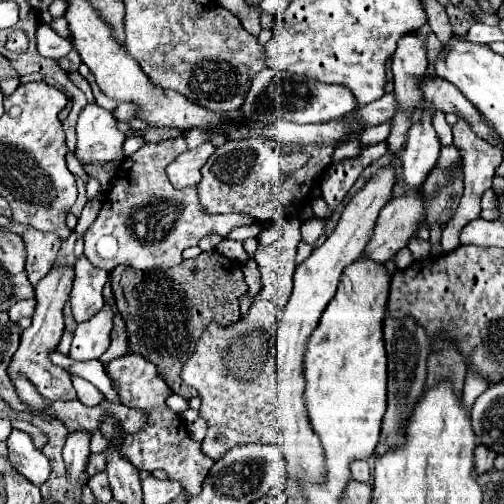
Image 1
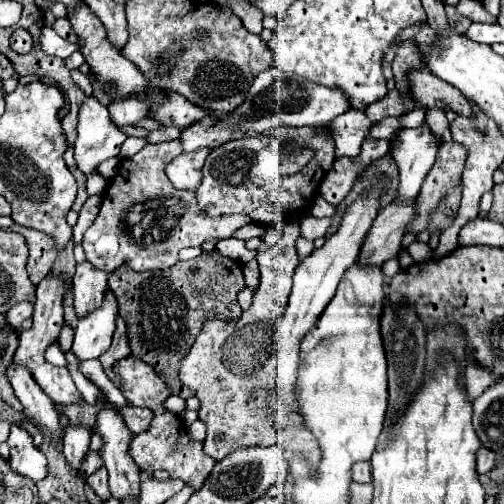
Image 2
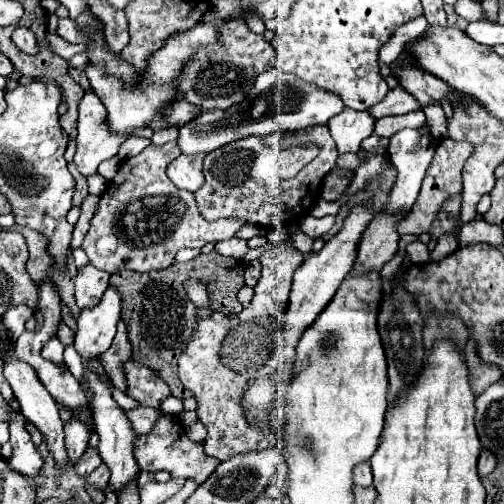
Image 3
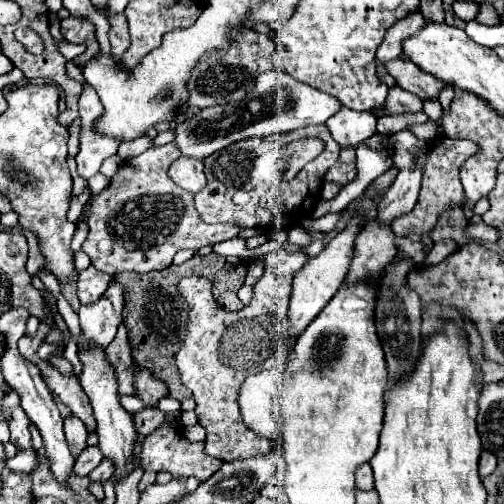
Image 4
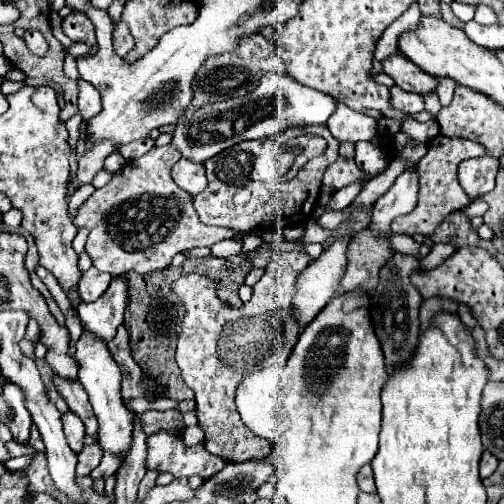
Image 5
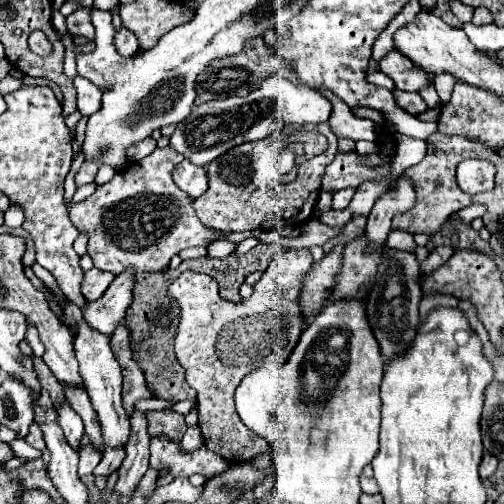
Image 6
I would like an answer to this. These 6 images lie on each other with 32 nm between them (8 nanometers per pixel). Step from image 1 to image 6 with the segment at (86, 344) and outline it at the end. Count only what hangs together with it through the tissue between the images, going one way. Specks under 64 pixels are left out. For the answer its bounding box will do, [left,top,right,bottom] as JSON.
[82,268,136,336]

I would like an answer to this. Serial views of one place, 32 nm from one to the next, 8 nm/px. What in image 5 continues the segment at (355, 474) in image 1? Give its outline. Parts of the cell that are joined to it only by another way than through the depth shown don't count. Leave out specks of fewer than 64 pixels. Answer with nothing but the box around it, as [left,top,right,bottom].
[358,464,376,492]

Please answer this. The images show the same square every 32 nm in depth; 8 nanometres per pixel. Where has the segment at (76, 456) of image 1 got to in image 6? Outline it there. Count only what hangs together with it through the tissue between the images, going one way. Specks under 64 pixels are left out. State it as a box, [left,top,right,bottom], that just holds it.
[56,400,84,450]

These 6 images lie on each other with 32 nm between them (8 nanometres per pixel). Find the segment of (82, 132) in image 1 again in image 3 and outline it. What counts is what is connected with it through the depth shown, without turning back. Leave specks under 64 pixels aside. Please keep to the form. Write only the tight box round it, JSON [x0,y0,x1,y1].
[74,90,124,176]

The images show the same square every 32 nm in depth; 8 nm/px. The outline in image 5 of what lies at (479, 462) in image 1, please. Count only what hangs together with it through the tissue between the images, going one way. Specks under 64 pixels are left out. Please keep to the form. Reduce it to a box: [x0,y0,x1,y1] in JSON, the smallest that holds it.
[480,452,498,478]

